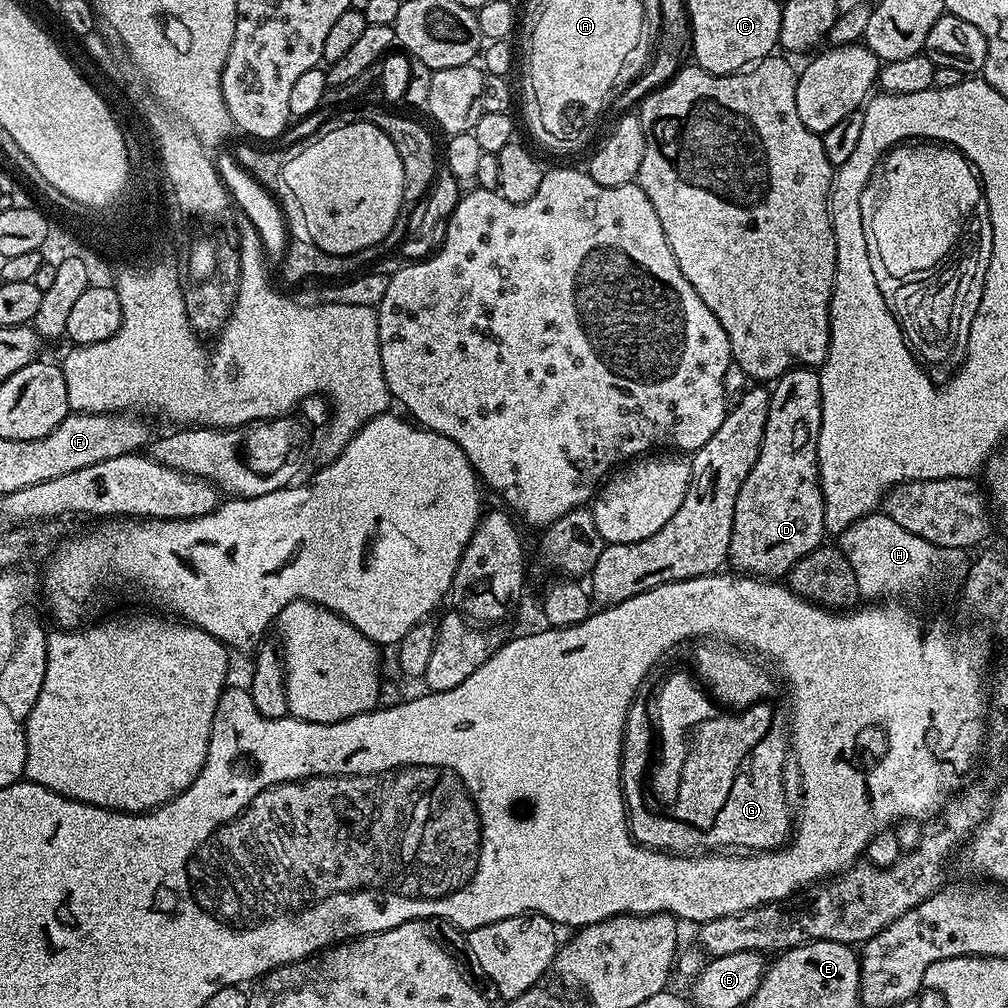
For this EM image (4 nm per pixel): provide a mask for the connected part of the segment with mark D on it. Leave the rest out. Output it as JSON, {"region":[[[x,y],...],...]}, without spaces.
{"region":[[[792,368],[786,374],[782,374],[771,385],[768,393],[768,413],[766,414],[766,426],[764,427],[764,437],[762,446],[758,450],[758,458],[746,474],[746,482],[742,482],[742,490],[738,490],[738,498],[734,498],[734,526],[732,527],[732,537],[730,538],[730,550],[728,551],[728,564],[737,573],[747,574],[757,578],[784,578],[789,570],[806,554],[810,554],[814,549],[821,547],[825,543],[826,529],[824,527],[824,499],[820,489],[820,471],[818,470],[818,434],[822,426],[822,386],[820,385],[820,373],[816,368]]]}

